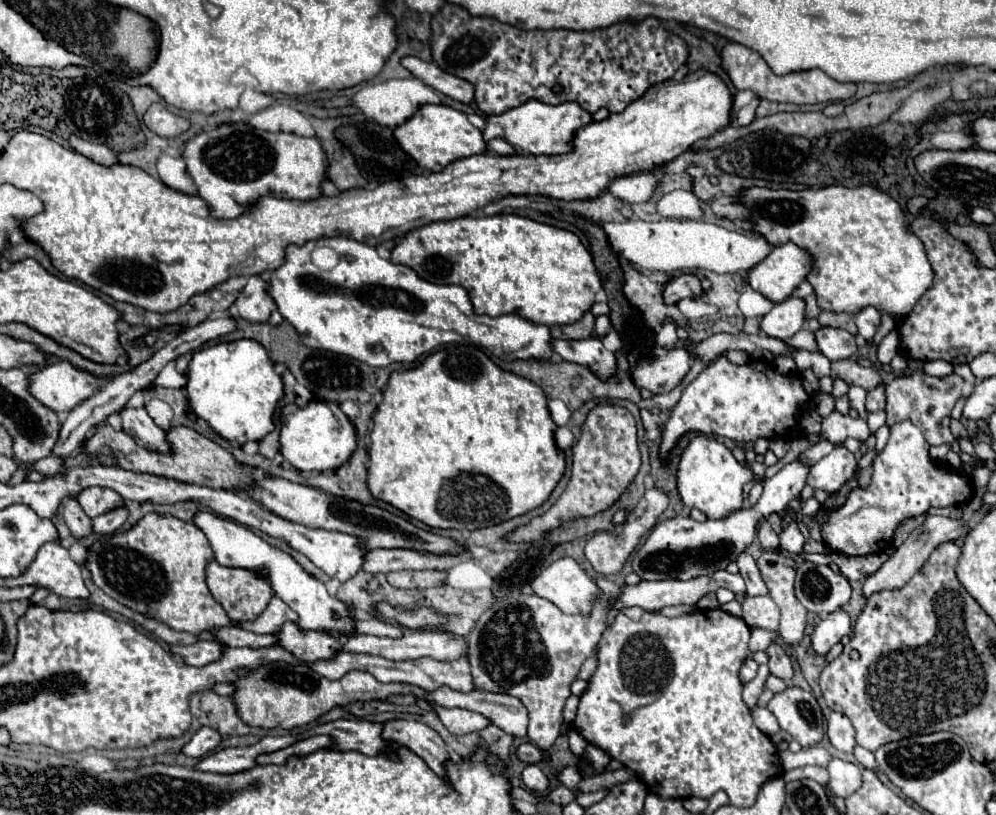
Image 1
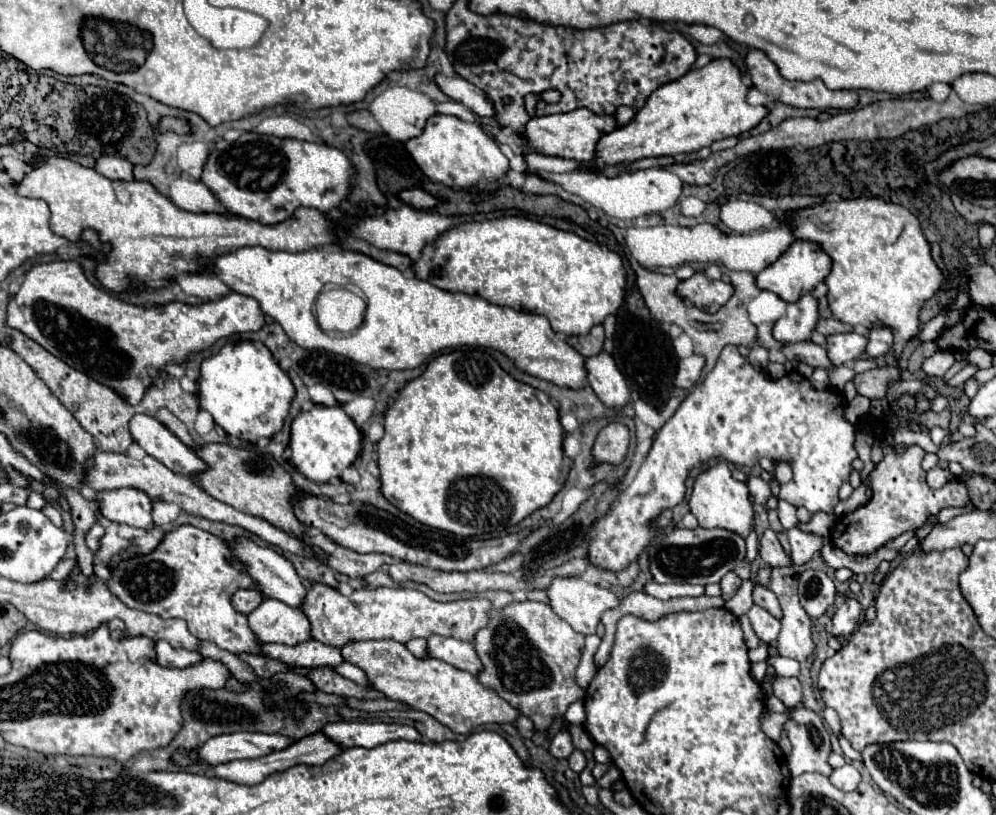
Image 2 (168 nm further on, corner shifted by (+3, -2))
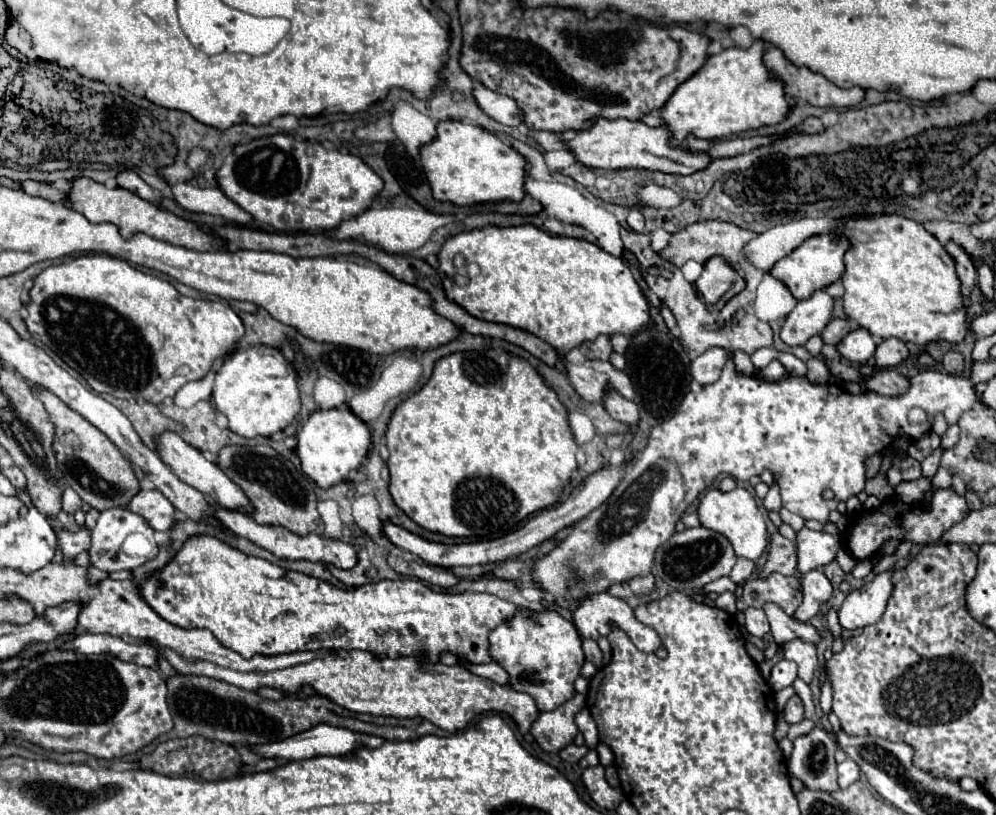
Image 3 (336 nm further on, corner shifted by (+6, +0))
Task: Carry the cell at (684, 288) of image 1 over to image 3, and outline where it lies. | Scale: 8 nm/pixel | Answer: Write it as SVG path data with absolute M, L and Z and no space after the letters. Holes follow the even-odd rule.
M711 257L703 267L701 277L695 281L695 287L703 297L707 309L717 313L745 287L745 281L729 267L729 263L725 263L723 257Z

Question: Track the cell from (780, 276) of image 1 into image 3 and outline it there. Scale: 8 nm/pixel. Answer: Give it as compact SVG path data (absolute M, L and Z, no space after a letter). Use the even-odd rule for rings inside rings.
M835 233L815 235L815 237L809 237L807 241L803 241L793 253L789 253L781 261L777 261L769 273L773 277L777 277L781 283L785 283L785 287L793 293L795 299L807 299L815 291L841 279L843 269L845 269L843 255L847 249L849 249L849 241L841 235L835 235Z

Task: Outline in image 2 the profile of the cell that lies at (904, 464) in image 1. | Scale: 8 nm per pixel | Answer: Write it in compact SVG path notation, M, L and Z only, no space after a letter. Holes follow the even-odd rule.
M918 445L908 447L904 455L896 455L894 451L886 453L884 459L874 467L872 499L836 523L832 543L848 555L870 555L898 535L924 527L928 517L938 515L944 507L968 505L968 491L960 479L948 481L942 489L930 489L926 485L926 473L920 467L922 457L924 449Z

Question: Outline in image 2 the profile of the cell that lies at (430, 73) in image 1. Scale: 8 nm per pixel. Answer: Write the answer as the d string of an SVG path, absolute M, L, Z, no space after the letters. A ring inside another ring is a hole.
M440 73L440 75L436 75L436 83L448 97L466 105L472 113L476 113L480 117L494 117L496 115L492 99L482 89L468 83L466 79L462 79L462 77L450 79L450 77Z

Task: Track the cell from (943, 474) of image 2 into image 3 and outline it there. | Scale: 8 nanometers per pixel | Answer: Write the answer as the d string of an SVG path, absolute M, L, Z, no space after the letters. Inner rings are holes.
M921 477L921 479L915 479L915 481L903 481L903 483L899 483L895 487L895 493L897 493L897 497L903 503L911 505L911 503L921 501L925 497L925 493L929 491L929 487L931 487L931 479L929 477Z

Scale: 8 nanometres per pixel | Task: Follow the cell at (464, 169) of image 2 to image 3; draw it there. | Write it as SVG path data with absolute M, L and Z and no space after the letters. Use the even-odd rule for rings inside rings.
M441 121L437 137L419 149L419 161L431 183L437 201L451 201L455 205L473 205L487 201L521 201L523 175L527 163L513 147L505 145L497 135L461 121Z

